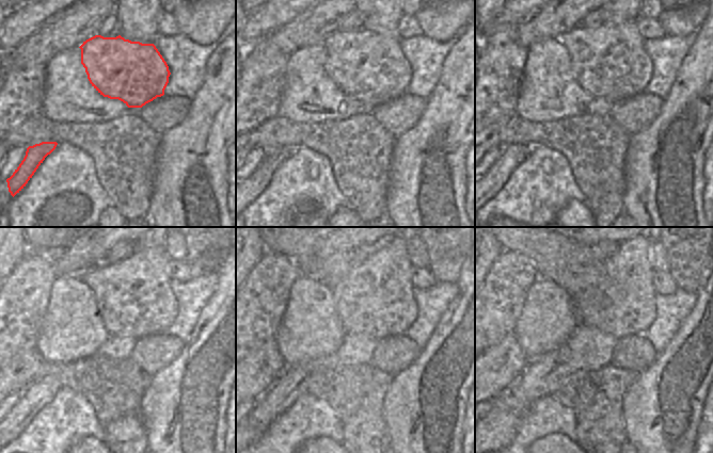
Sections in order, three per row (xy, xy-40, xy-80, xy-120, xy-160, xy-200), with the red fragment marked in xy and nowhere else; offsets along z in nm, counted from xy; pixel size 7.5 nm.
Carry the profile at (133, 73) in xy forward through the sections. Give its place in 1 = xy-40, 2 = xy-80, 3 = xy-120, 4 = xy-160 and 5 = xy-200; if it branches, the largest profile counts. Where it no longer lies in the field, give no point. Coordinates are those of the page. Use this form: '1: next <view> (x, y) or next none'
1: next xy-40 (366, 66)
2: next xy-80 (606, 63)
3: next xy-120 (128, 295)
4: next xy-160 (387, 270)
5: next xy-200 (630, 269)

